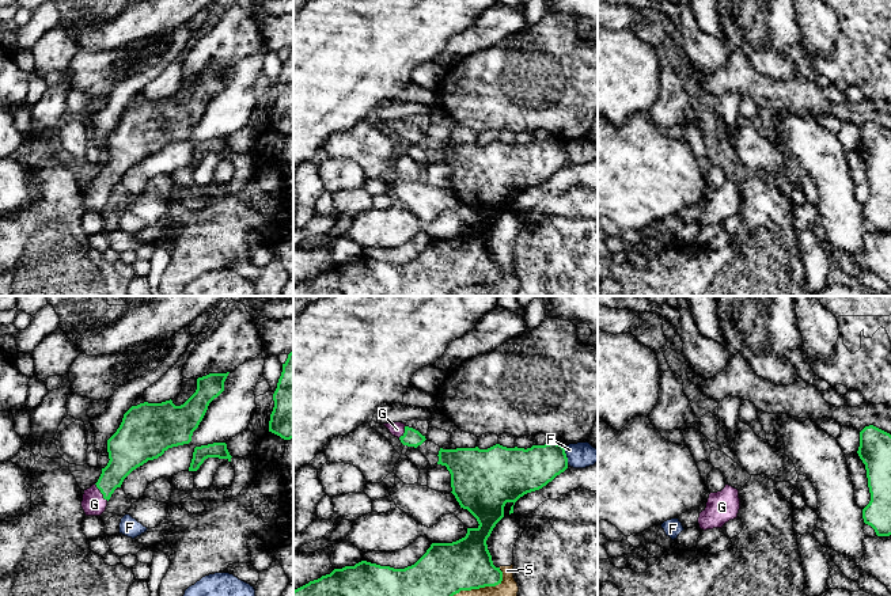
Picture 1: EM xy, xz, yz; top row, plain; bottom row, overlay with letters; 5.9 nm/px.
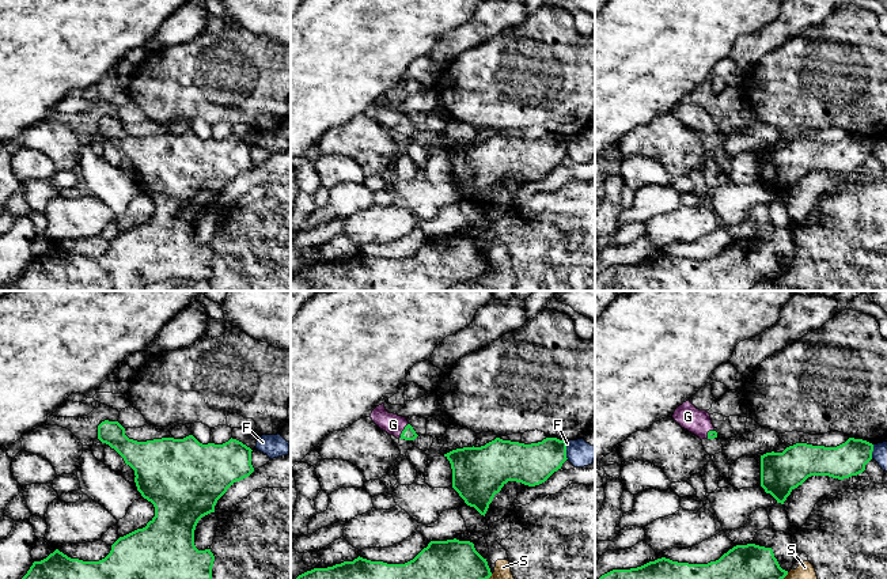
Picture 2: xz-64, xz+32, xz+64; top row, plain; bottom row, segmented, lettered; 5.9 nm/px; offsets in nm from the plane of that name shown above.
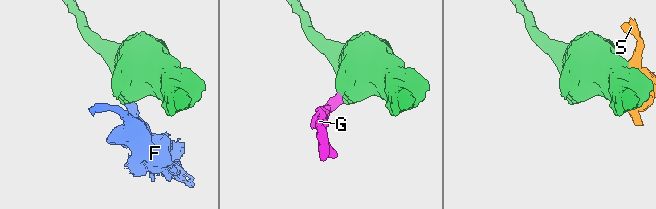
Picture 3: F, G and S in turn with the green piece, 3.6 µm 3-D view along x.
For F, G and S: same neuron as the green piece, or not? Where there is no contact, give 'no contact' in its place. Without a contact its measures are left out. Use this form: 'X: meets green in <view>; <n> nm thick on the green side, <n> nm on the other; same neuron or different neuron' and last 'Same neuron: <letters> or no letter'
F: meets green in xz; 260 nm thick on the green side, 150 nm on the other; different neuron
G: meets green in xy; 180 nm thick on the green side, 140 nm on the other; same neuron
S: meets green in xz; 320 nm thick on the green side, 180 nm on the other; different neuron
Same neuron: G

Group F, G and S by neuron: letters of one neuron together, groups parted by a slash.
F / G / S

